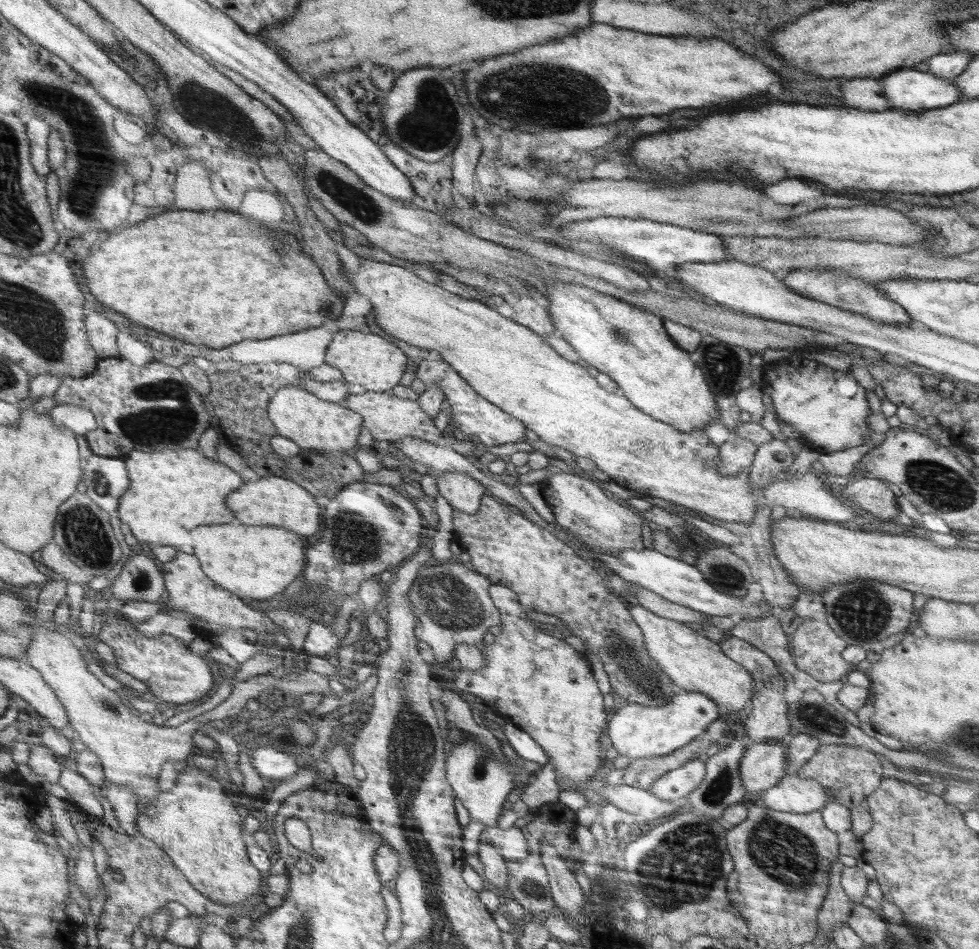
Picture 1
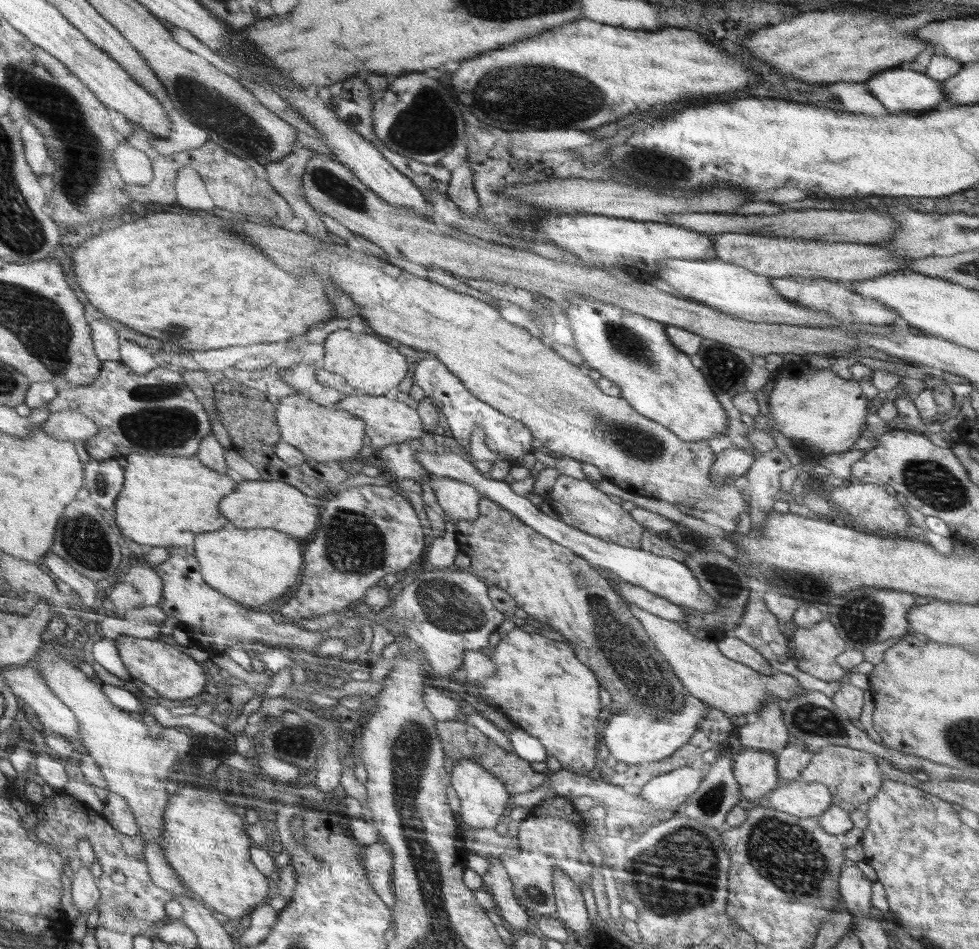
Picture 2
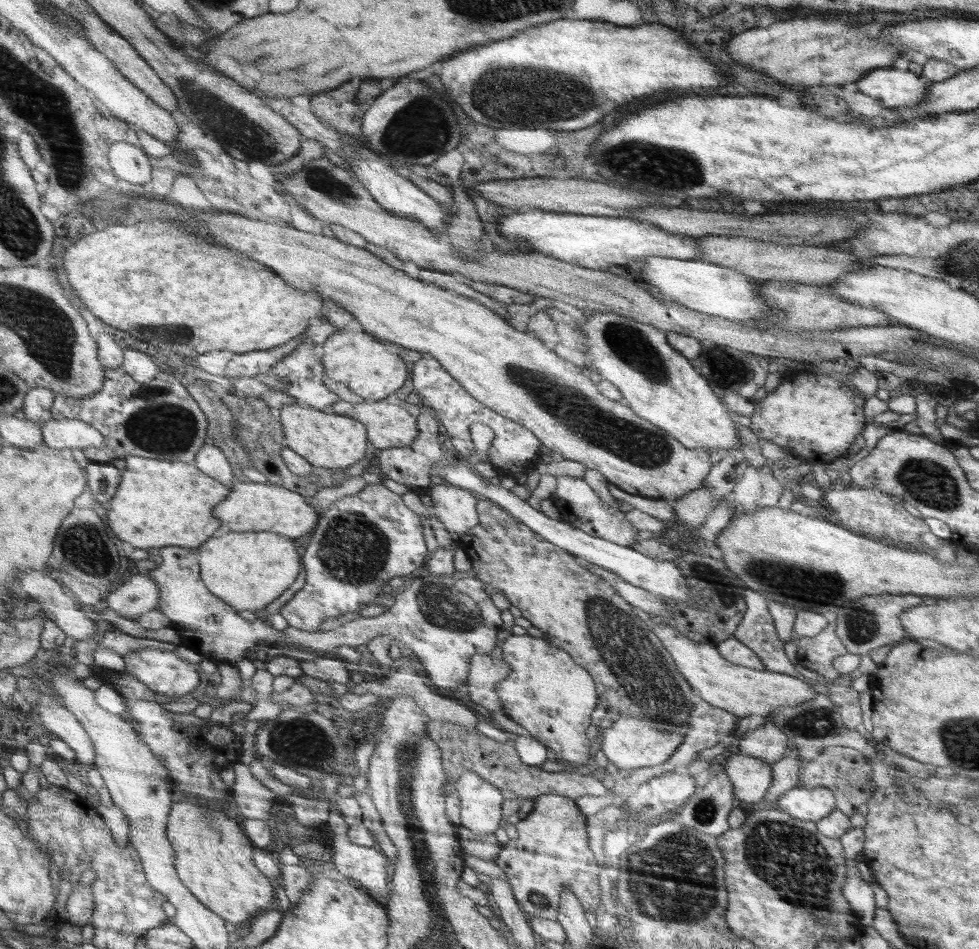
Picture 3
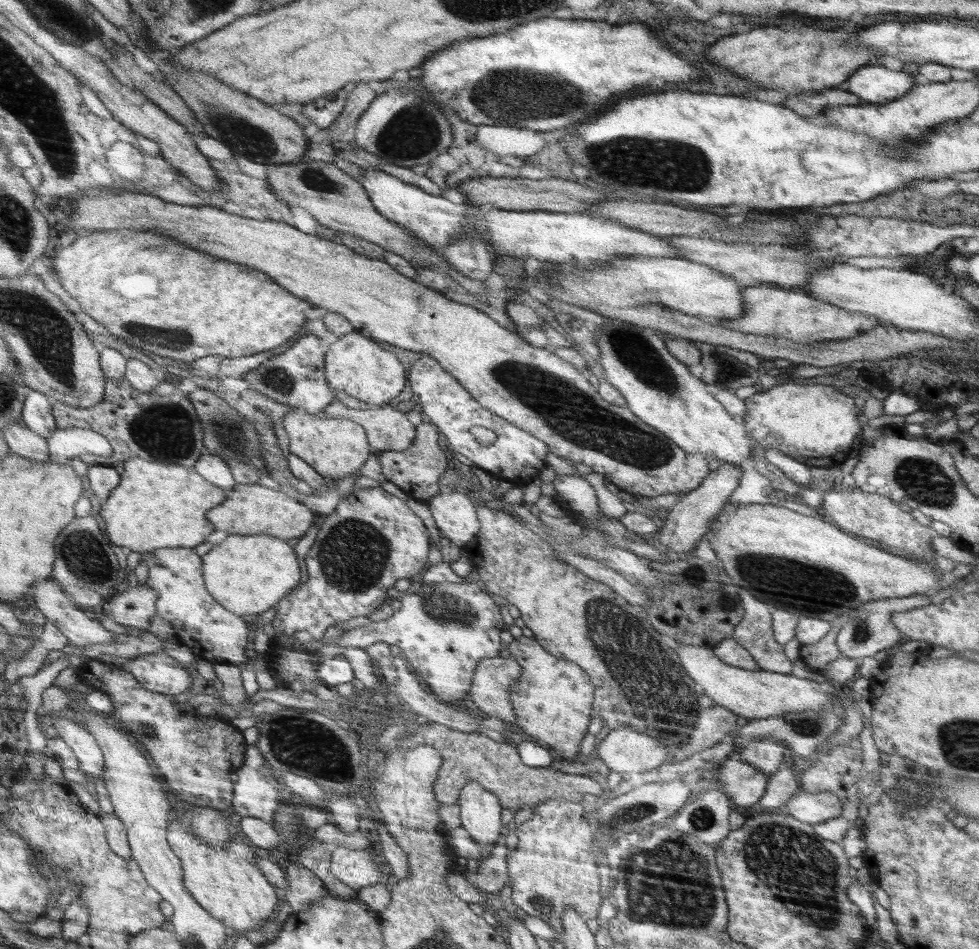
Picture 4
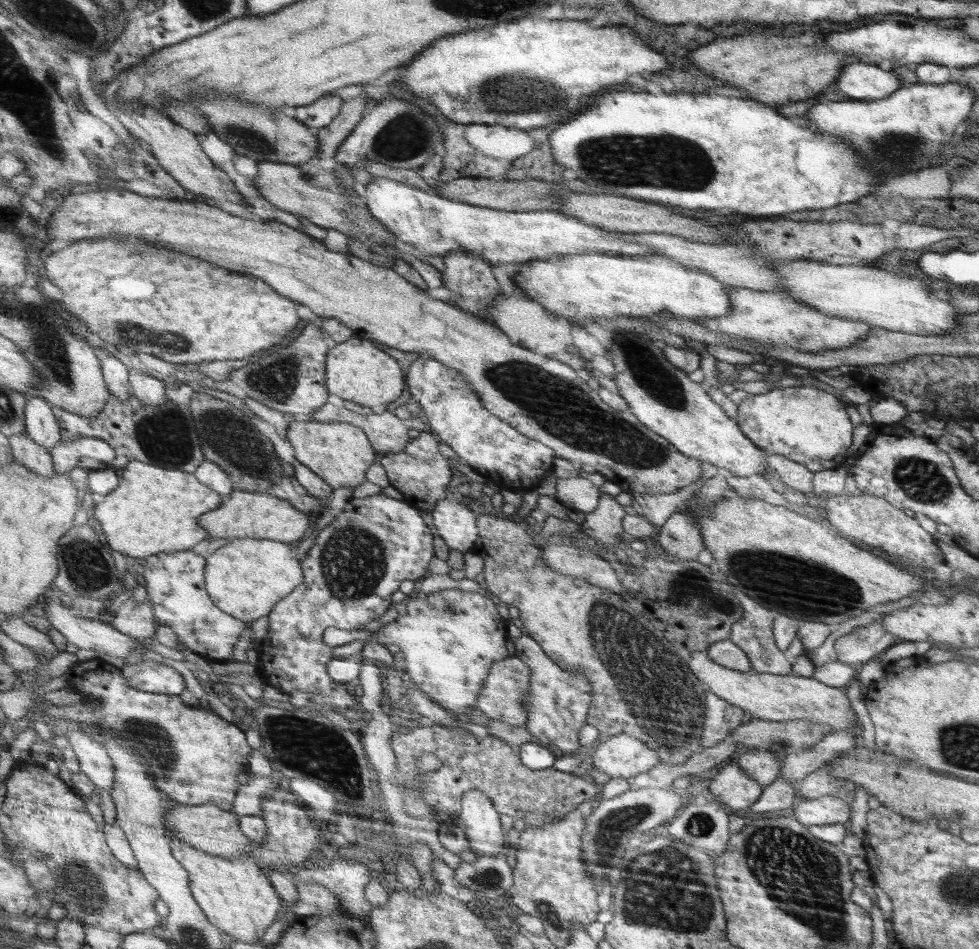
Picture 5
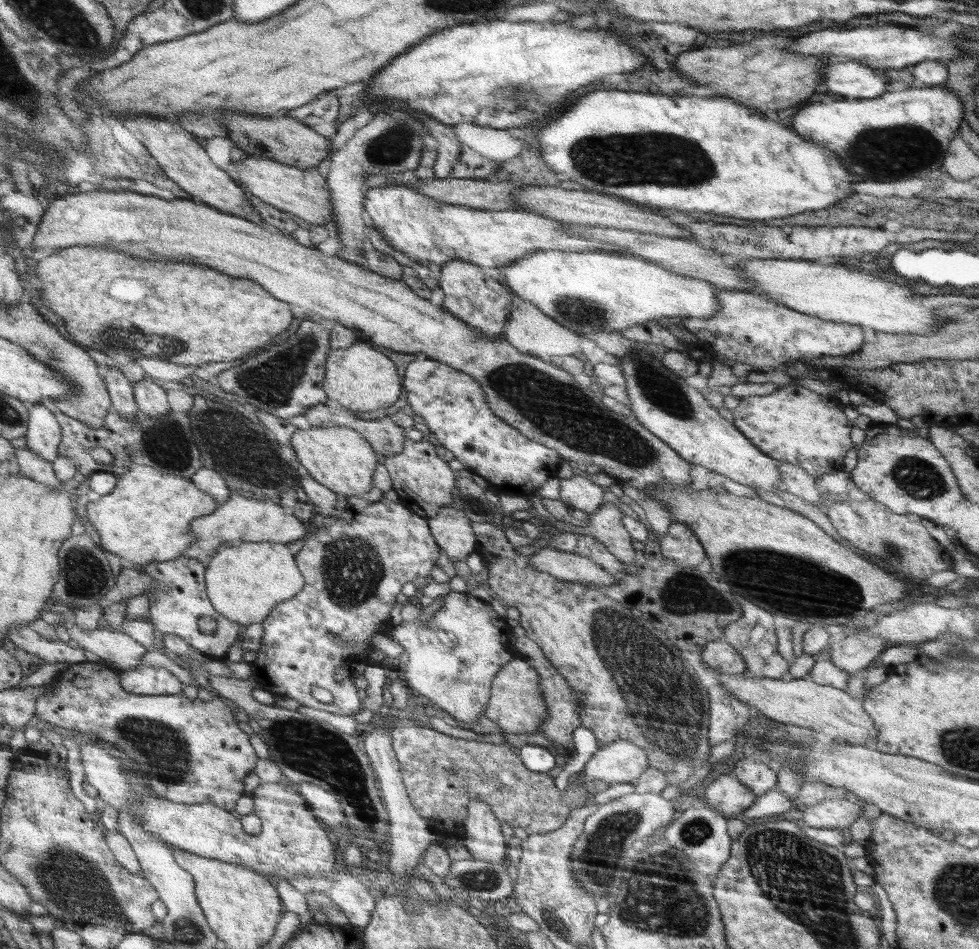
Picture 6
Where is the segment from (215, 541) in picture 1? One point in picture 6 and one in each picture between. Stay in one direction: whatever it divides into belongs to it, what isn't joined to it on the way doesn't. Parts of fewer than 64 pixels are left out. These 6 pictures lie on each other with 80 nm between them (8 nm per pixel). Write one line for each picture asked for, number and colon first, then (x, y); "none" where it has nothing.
2: (253, 567)
3: (247, 571)
4: (247, 574)
5: (245, 578)
6: (244, 583)

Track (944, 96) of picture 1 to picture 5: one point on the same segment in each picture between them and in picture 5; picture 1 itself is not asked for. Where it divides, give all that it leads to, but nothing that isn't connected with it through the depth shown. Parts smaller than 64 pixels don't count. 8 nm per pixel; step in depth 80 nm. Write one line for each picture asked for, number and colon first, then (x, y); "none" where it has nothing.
2: (898, 88)
3: (891, 87)
4: (876, 84)
5: (859, 80)

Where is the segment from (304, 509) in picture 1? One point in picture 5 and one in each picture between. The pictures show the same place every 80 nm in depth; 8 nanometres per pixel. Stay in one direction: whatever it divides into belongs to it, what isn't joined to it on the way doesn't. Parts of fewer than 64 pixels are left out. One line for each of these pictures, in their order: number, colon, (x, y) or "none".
2: (275, 504)
3: (251, 507)
4: (250, 509)
5: (252, 514)

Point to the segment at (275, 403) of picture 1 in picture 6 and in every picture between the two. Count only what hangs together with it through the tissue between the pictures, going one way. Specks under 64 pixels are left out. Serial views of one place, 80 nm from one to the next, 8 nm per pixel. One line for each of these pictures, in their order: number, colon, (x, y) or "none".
2: (325, 434)
3: (327, 440)
4: (334, 447)
5: (338, 452)
6: (340, 458)

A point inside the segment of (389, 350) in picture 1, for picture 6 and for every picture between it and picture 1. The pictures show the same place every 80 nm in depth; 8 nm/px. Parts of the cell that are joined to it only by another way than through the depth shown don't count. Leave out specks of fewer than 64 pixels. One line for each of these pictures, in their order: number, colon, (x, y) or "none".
2: (368, 363)
3: (357, 359)
4: (359, 366)
5: (358, 371)
6: (360, 378)

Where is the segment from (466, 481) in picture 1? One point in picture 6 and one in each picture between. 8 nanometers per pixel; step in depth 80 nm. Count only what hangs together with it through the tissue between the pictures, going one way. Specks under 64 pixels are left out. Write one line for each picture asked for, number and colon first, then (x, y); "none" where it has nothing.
2: (459, 500)
3: (454, 506)
4: (455, 517)
5: (456, 525)
6: (451, 529)

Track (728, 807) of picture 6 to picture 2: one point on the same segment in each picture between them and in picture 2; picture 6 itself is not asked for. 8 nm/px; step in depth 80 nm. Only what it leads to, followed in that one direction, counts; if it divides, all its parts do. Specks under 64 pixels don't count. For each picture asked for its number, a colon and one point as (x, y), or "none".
2: (756, 771)
3: (752, 777)
4: (746, 785)
5: (731, 786)

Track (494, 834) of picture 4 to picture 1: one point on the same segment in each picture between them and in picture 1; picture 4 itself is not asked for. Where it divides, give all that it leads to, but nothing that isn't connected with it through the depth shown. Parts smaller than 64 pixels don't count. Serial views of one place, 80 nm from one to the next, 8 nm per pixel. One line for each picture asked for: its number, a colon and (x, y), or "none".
1: (482, 783)
2: (482, 796)
3: (480, 802)

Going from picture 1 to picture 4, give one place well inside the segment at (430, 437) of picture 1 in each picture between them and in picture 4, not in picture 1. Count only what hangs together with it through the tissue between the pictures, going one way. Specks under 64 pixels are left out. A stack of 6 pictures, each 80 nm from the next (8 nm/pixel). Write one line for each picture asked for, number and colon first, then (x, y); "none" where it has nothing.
2: (387, 422)
3: (389, 425)
4: (389, 429)

